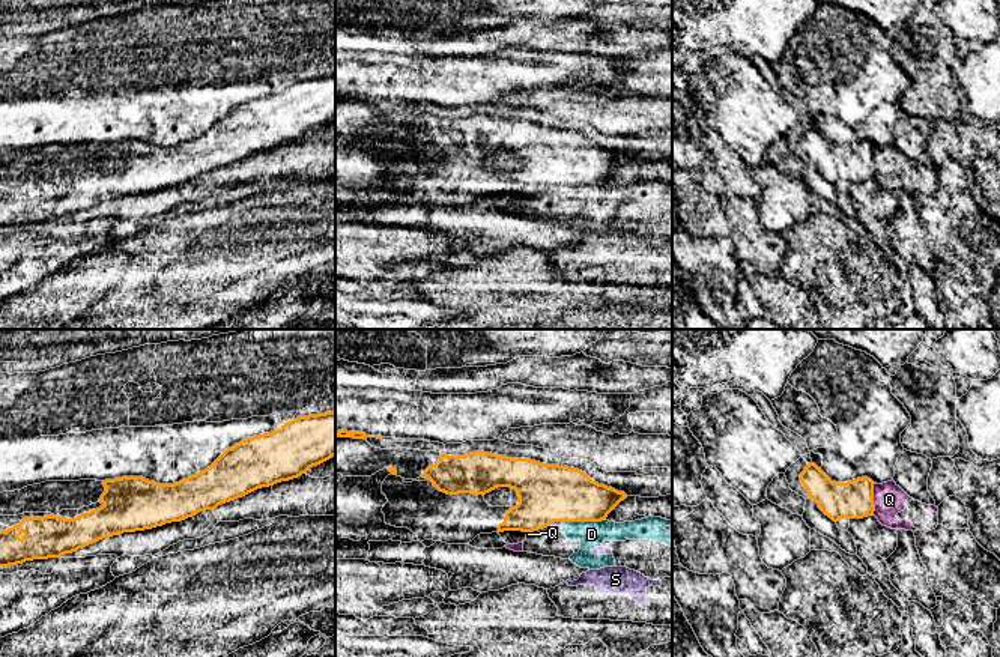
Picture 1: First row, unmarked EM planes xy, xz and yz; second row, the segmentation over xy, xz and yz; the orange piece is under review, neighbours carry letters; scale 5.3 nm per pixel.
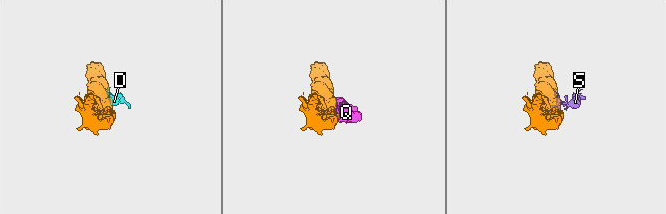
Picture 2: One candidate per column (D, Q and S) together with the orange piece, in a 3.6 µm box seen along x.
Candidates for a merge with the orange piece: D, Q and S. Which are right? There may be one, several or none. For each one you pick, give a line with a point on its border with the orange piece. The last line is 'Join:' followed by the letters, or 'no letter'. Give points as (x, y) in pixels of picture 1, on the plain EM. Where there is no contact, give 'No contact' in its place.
Join: no letter

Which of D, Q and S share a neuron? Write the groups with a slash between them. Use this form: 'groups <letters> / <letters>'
groups D Q S

